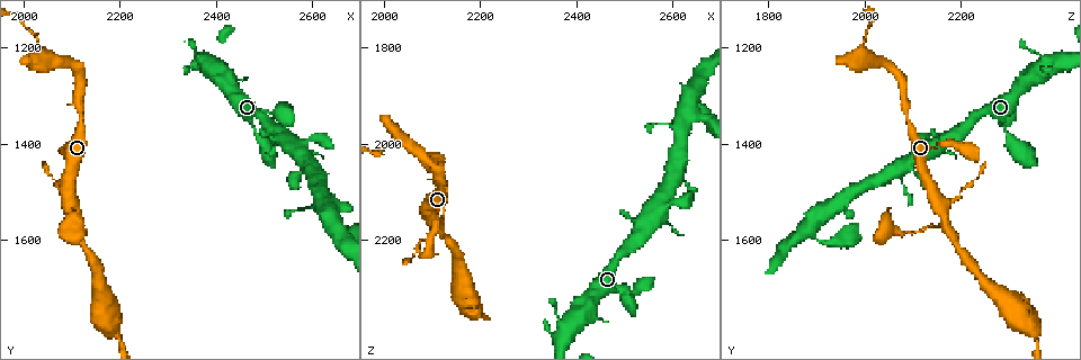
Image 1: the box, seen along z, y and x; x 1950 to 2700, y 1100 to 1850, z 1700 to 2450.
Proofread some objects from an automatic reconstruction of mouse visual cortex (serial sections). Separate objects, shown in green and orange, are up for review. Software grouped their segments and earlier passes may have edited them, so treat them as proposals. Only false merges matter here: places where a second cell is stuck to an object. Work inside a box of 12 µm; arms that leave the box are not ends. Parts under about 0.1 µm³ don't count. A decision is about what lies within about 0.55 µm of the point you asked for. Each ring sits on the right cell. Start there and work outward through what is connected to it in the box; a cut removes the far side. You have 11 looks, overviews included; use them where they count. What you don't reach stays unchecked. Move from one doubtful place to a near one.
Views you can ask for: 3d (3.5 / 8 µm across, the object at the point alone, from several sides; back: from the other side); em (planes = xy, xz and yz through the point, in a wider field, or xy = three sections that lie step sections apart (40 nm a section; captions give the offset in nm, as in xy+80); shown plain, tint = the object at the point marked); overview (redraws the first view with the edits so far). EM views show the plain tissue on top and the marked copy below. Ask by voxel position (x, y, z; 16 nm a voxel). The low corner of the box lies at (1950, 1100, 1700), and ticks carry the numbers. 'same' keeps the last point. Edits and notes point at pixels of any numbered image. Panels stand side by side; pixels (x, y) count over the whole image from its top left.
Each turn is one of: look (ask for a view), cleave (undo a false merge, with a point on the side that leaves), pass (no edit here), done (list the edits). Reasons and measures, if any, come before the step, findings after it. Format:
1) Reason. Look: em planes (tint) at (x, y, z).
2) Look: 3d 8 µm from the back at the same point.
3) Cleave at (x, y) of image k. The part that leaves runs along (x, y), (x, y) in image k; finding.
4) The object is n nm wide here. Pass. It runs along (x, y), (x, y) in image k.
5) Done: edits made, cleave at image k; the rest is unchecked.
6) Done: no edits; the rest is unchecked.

A narrow waist. Look: 3d 3.5 µm at (2120, 1340, 2085).

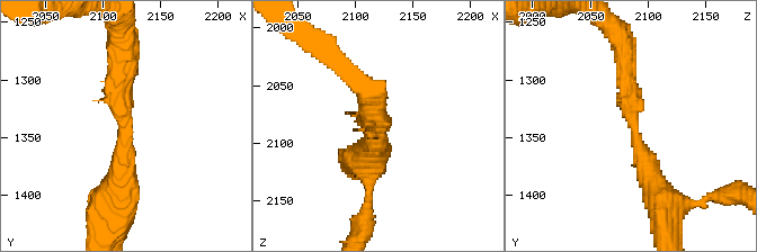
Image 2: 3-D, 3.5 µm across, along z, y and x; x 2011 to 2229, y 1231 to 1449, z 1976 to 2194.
The arms are 300, 400 nm wide. Look: em xy step 2 (tint) at (2120, 1344, 2088).

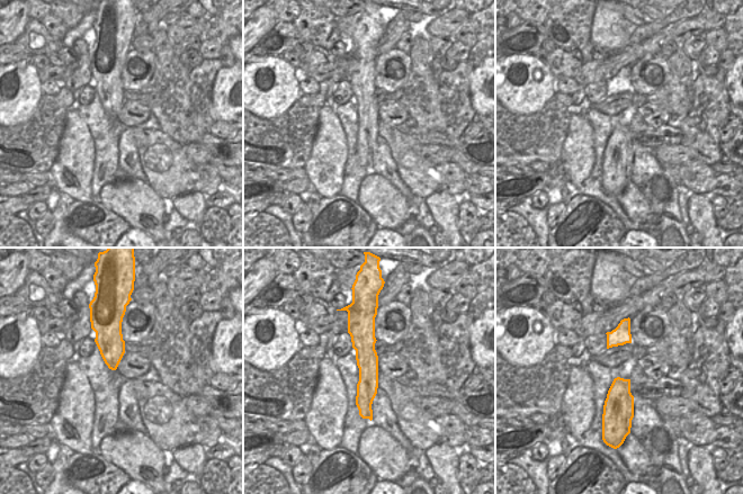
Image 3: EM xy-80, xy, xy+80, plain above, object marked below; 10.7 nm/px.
Pass. It runs along (667, 204), (634, 134), (626, 59) in image 2; one cell here.

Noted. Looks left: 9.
Branch point. Look: 3d 8 µm at (2045, 1220, 2000).

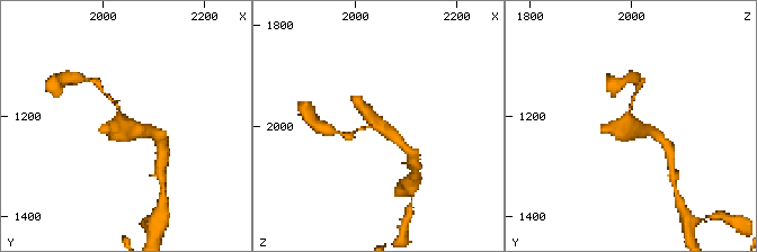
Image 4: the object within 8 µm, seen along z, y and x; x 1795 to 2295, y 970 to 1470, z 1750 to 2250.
Look: em planes (tint) at (2040, 1220, 1995).

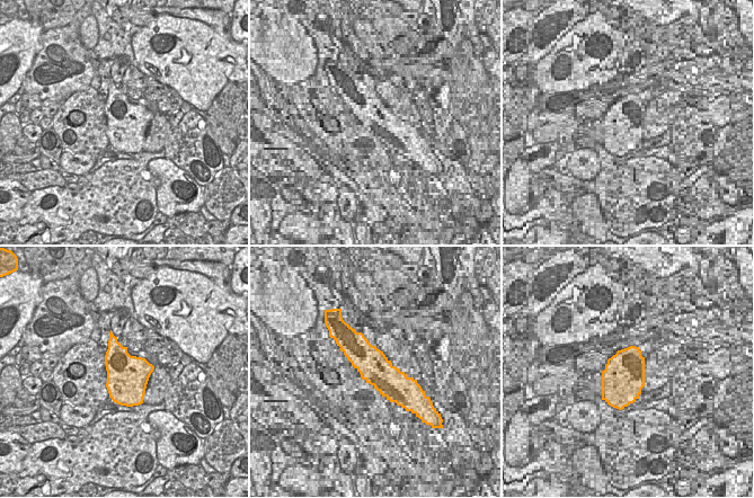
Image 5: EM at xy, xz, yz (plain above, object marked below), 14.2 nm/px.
The object is 600 nm wide here. Pass. It runs along (403, 145), (377, 125), (356, 101) in image 4; continuous, no second cell.

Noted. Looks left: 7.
A narrow waist. Look: 3d 8 µm at (2570, 1415, 2135).

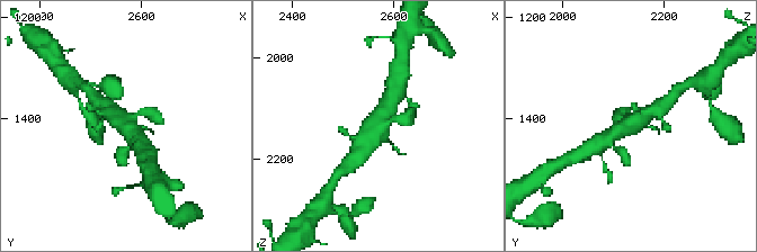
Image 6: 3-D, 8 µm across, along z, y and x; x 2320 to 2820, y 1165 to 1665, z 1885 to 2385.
Look: 3d 3.5 µm from the back at (2570, 1415, 2135).

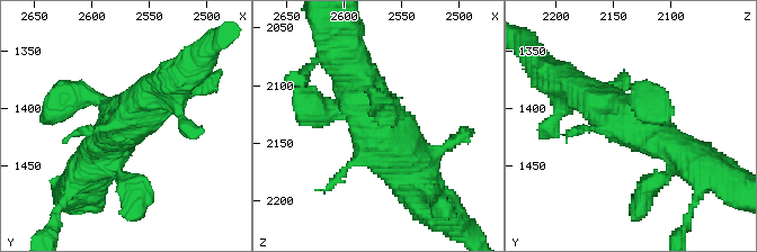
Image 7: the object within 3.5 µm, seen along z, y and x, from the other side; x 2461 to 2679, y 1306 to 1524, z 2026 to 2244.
Look: em xy step 2 (tint) at (2572, 1412, 2134).

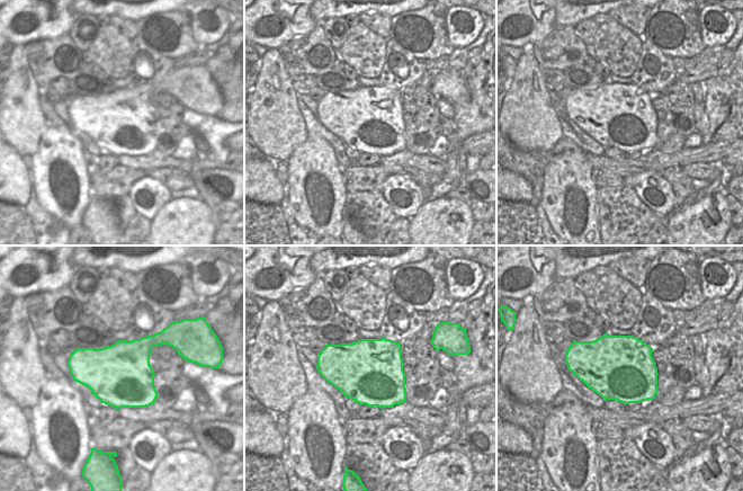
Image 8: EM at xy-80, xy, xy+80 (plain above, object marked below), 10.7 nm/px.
Pass. Continuous, no second cell.

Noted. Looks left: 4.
Sudden change in width. Look: 3d 3.5 µm at (2525, 1335, 2300).

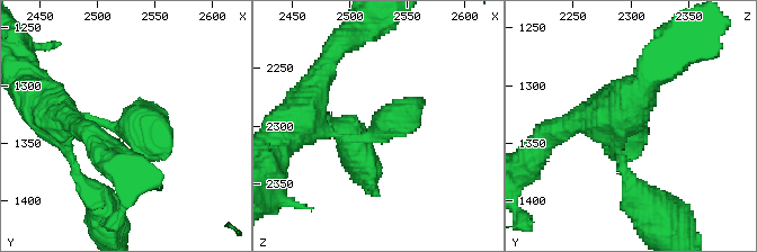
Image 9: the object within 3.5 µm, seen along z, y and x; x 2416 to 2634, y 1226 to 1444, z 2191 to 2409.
Look: em xy step 1 (tint) at (2526, 1334, 2306).

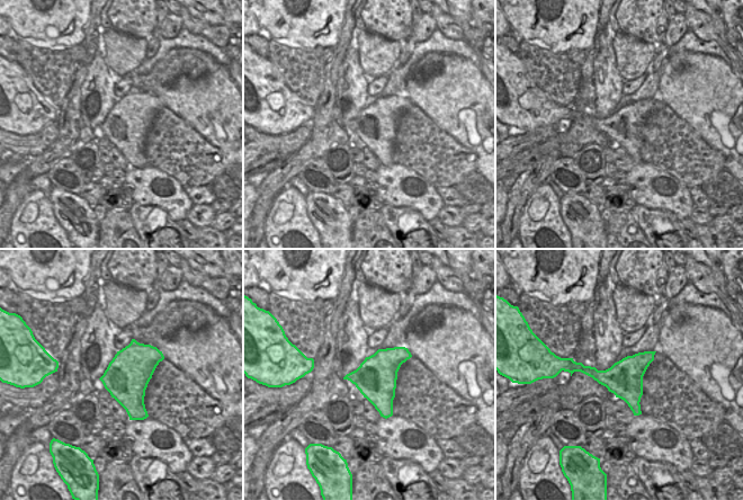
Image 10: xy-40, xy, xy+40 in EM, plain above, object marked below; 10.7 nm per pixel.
Pass. It runs along (60, 116), (139, 126), (170, 146) in image 9; all the same cell.

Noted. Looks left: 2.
Done: no edits; the rest is unchecked.

